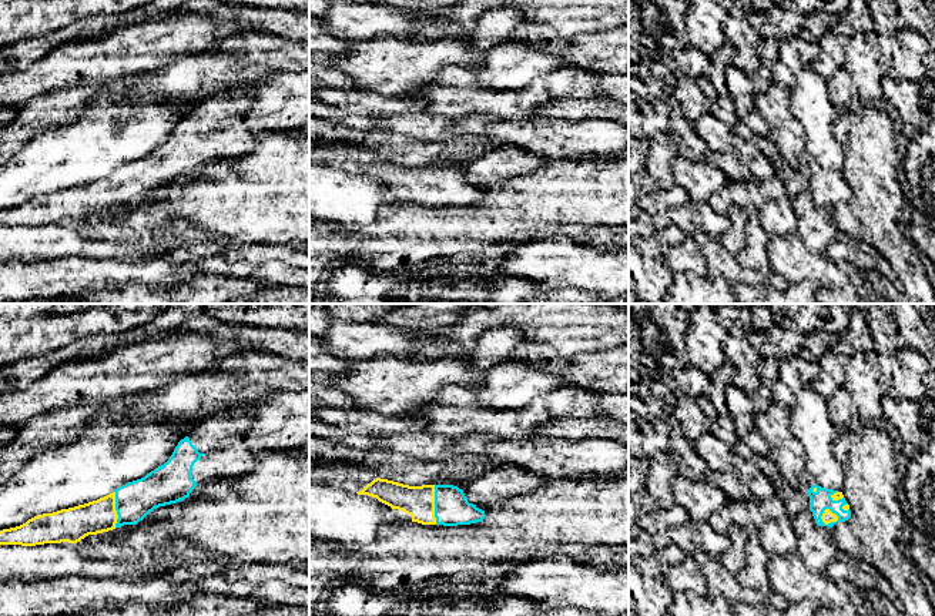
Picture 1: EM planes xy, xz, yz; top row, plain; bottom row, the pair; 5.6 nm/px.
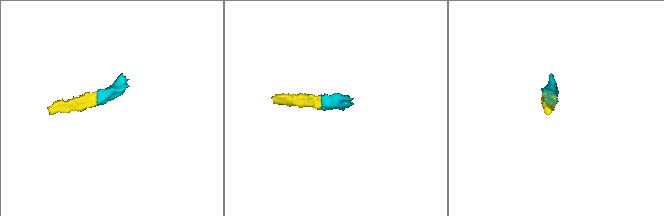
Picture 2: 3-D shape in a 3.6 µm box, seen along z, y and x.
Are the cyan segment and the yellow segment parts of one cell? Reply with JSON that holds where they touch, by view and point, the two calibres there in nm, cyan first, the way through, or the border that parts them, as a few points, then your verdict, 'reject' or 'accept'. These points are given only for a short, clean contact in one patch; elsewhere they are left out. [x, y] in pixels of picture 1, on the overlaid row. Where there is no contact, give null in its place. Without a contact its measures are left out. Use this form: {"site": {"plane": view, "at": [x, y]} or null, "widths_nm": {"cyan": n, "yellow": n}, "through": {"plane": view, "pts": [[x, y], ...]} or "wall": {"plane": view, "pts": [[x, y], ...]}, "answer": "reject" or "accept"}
{"site": {"plane": "yz", "at": [828, 524]}, "widths_nm": {"cyan": 120, "yellow": 70}, "through": {"plane": "yz", "pts": [[821, 499], [821, 518], [828, 524], [828, 516]]}, "answer": "accept"}

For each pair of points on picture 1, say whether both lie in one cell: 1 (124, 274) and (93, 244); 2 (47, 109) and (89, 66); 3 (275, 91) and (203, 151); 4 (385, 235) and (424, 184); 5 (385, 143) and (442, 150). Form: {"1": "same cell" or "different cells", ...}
{"1": "different cells", "2": "different cells", "3": "same cell", "4": "different cells", "5": "same cell"}

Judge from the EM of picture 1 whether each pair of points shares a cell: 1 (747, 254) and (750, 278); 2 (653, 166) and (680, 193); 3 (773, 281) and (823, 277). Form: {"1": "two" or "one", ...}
{"1": "two", "2": "two", "3": "two"}

